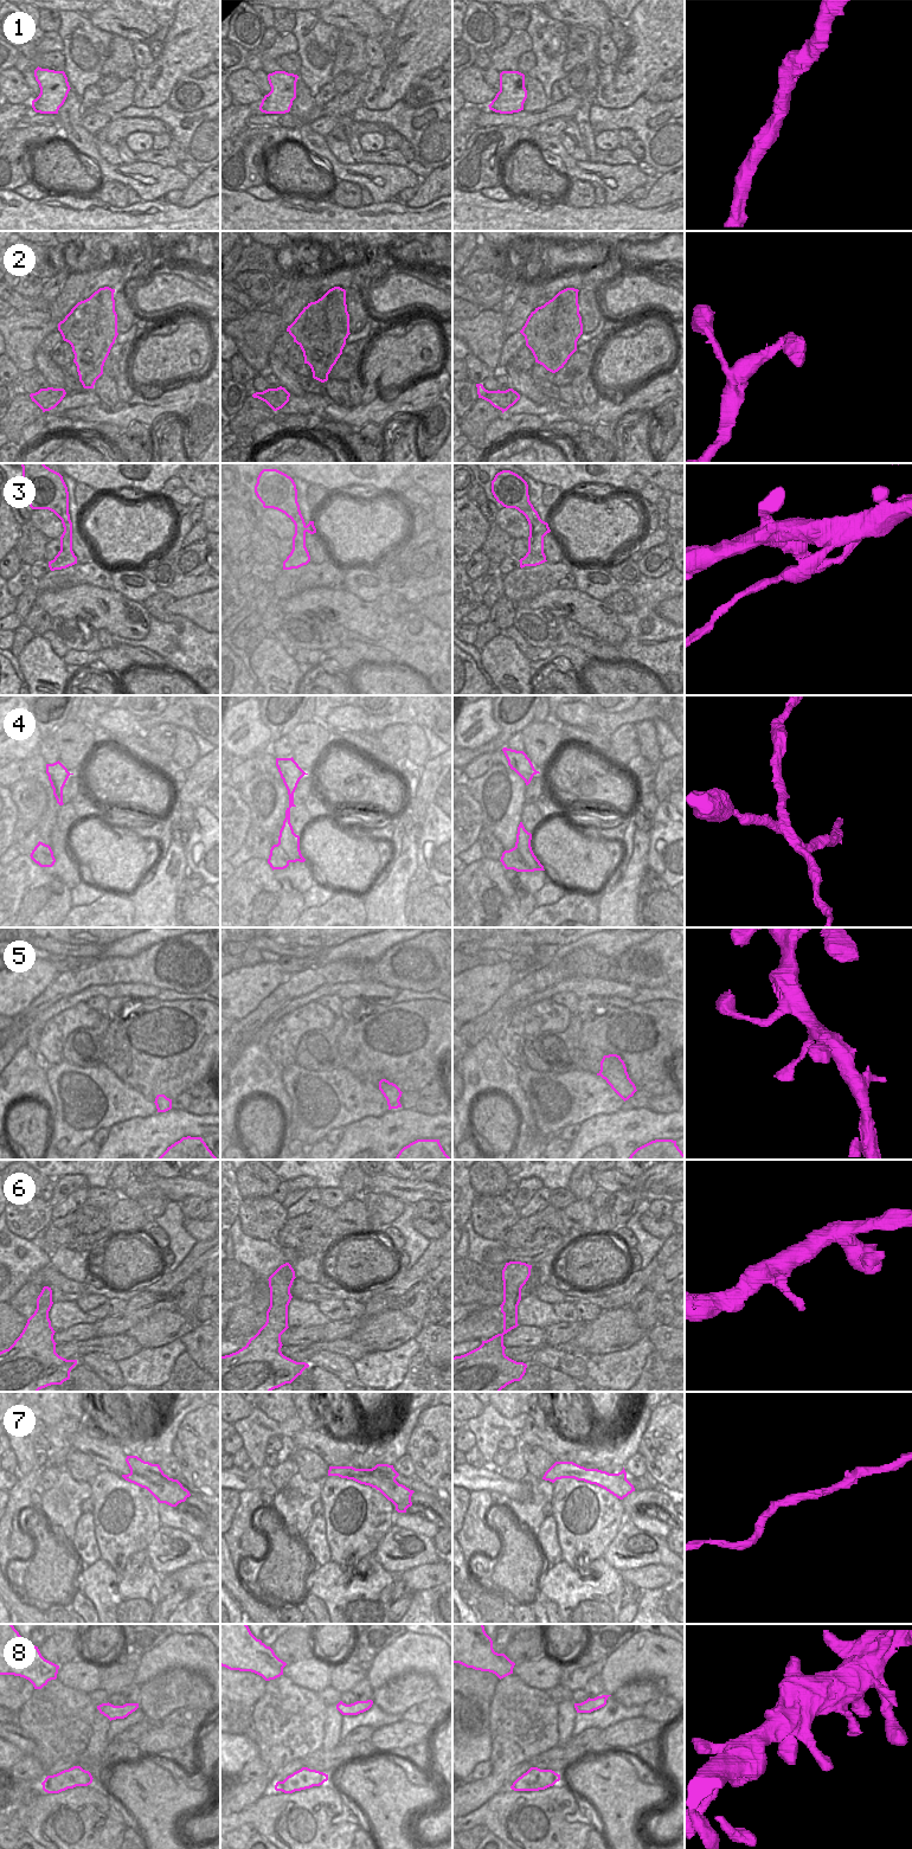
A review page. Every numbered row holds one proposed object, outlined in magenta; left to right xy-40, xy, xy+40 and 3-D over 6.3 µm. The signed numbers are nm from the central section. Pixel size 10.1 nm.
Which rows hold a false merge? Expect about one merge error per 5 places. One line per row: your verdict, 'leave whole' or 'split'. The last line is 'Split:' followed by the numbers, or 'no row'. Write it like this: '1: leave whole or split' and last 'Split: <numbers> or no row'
1: leave whole
2: leave whole
3: split
4: split
5: leave whole
6: leave whole
7: leave whole
8: leave whole
Split: 3, 4

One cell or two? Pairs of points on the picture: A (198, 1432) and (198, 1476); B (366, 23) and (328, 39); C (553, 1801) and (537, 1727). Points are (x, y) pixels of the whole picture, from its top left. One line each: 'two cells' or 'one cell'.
A: one cell
B: two cells
C: two cells

